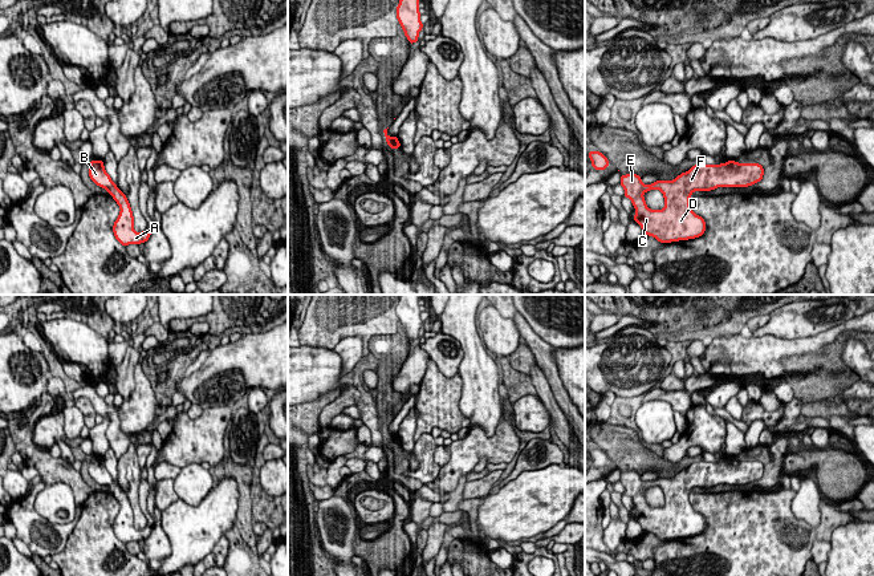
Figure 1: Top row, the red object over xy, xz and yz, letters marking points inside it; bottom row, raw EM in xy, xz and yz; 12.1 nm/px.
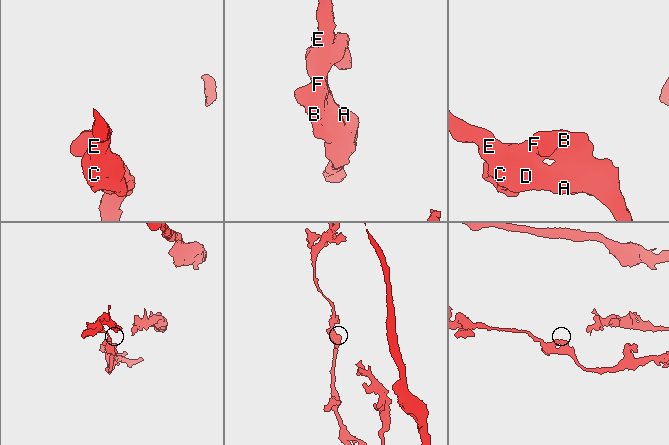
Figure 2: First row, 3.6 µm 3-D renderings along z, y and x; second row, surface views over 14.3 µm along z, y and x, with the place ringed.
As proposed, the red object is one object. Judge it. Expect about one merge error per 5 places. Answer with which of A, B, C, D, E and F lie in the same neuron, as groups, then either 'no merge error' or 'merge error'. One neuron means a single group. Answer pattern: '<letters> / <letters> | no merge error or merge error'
A B C D E F | no merge error

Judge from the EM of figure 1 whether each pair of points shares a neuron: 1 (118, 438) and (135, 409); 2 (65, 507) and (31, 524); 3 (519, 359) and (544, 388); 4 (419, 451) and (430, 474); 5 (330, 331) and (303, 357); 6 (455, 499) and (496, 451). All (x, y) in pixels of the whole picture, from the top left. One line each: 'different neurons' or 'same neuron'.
1: different neurons
2: different neurons
3: different neurons
4: same neuron
5: different neurons
6: different neurons

